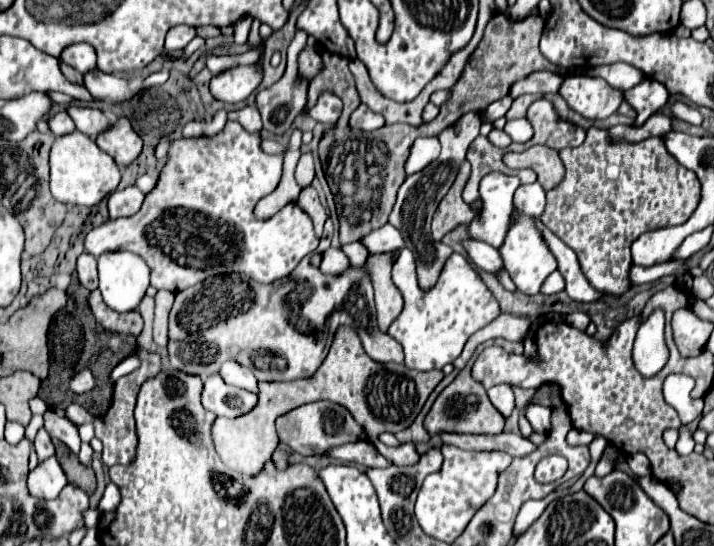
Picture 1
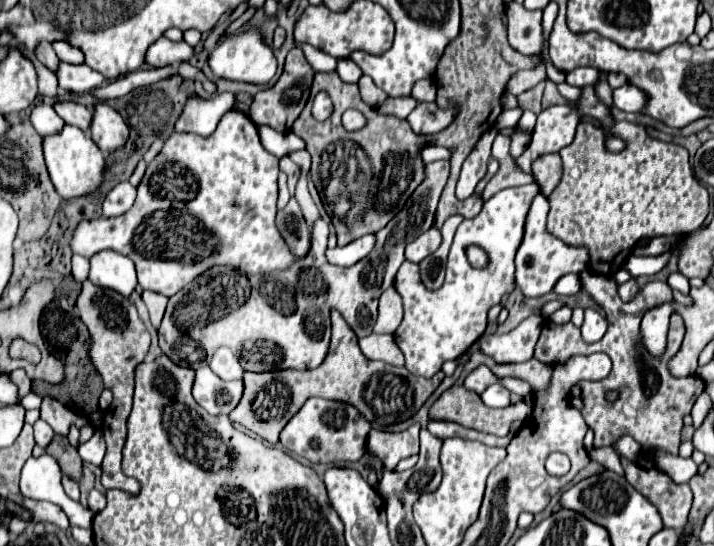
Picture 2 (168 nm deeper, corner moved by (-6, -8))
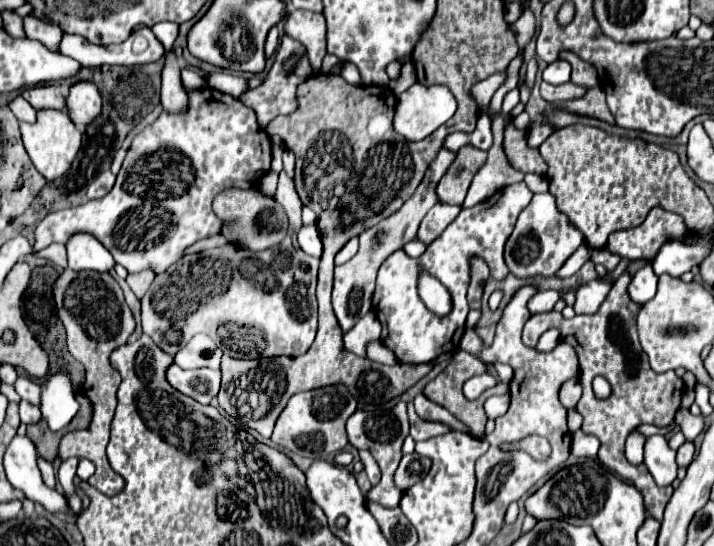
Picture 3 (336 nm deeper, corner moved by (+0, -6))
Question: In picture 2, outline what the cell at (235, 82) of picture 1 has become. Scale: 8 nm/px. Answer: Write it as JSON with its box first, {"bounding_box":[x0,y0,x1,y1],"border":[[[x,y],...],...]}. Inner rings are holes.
{"bounding_box":[208,30,276,84],"border":[[[250,30],[240,36],[228,36],[222,40],[208,58],[208,64],[218,78],[234,80],[234,82],[246,82],[246,84],[268,84],[272,76],[276,74],[276,58],[272,50],[262,42],[260,34],[256,30]]]}

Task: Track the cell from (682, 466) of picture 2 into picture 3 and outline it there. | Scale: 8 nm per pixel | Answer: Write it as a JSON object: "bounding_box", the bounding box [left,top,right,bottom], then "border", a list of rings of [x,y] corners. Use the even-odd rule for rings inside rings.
{"bounding_box":[644,434,676,486],"border":[[[654,434],[646,442],[646,456],[644,464],[648,466],[652,478],[658,486],[670,486],[676,480],[676,452],[668,446],[666,438],[660,434]]]}

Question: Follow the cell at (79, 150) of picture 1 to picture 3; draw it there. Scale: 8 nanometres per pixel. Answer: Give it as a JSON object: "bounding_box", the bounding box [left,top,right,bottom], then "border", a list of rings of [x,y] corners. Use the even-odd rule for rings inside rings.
{"bounding_box":[20,110,82,180],"border":[[[36,110],[36,122],[20,122],[20,132],[22,132],[22,142],[24,148],[36,166],[36,170],[46,178],[54,180],[66,170],[70,170],[72,160],[76,158],[80,146],[82,146],[82,134],[76,130],[76,126],[70,122],[66,112],[60,110]]]}

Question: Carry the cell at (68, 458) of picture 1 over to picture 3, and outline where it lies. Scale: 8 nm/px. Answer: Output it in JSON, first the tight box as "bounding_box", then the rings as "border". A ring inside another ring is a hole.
{"bounding_box":[26,420,64,462],"border":[[[38,420],[38,424],[34,424],[34,426],[26,426],[26,430],[28,430],[26,434],[34,442],[38,454],[44,460],[52,462],[58,454],[58,444],[60,444],[60,438],[64,436],[64,432],[52,432],[46,426],[46,422],[42,422],[42,420]]]}

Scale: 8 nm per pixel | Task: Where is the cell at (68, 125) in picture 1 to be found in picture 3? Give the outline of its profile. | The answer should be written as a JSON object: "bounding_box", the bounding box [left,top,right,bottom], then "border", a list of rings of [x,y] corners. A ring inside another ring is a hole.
{"bounding_box":[8,96,36,122],"border":[[[16,96],[8,106],[18,120],[22,120],[22,122],[34,122],[36,120],[36,110],[22,96]]]}

